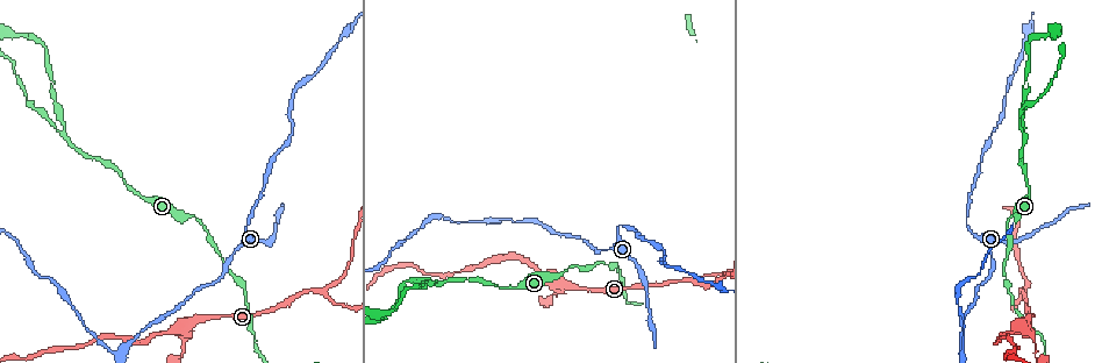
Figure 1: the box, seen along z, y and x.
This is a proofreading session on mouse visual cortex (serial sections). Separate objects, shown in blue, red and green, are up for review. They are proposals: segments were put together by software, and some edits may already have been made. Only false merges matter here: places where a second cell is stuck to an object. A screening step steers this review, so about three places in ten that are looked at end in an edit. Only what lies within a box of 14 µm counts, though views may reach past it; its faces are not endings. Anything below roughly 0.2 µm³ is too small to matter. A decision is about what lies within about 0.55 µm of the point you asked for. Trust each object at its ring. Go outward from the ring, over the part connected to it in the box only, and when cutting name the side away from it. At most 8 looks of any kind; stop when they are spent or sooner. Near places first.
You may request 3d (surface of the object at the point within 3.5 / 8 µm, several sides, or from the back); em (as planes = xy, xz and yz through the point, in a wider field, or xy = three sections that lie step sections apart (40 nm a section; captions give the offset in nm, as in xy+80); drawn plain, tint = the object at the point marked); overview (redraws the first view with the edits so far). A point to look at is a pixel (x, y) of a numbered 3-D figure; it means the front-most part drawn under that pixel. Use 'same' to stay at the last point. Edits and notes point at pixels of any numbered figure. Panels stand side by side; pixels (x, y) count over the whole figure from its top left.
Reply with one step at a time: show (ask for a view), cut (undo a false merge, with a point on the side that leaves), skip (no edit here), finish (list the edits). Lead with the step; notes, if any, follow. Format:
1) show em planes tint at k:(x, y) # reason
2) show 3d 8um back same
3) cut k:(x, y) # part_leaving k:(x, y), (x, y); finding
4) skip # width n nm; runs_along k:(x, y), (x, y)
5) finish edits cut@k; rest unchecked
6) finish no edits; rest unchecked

show 3d 3.5um at 1:(960, 349) # abrupt turn

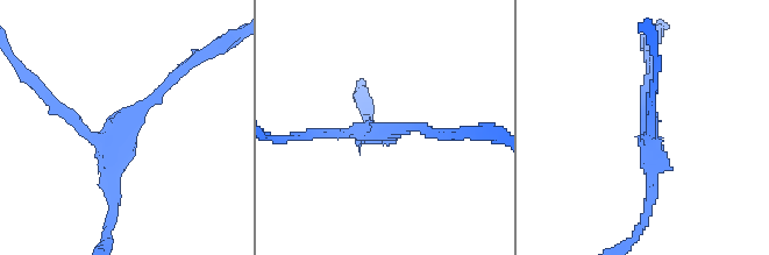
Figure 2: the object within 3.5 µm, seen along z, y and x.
show em planes plain at 2:(386, 132)

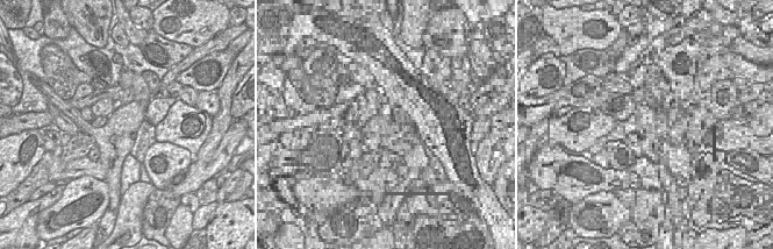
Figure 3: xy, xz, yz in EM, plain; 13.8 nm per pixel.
show em planes tint same # where the object lies

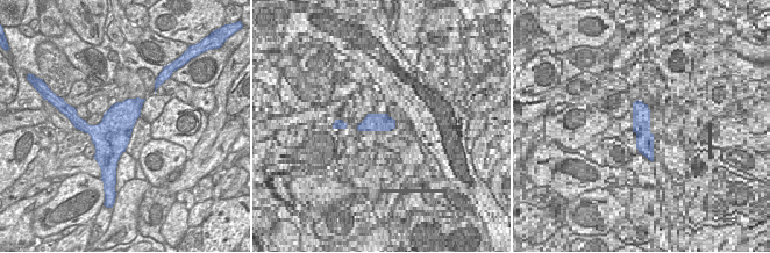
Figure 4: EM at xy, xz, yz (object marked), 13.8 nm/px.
skip # runs_along 2:(180, 71), (108, 139), (58, 106); one cell here

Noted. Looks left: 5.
show 3d 3.5um at 1:(694, 282) # three arms meet

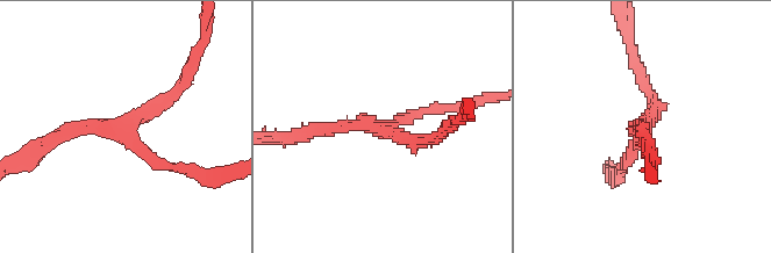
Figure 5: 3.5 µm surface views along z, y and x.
show em planes tint at 5:(383, 129) # arms 3; arm_widths 150, 200, 200 nm

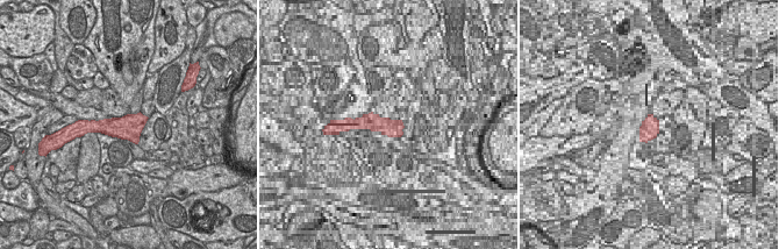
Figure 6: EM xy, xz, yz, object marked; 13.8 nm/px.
skip # runs_along 5:(51, 138), (122, 131), (183, 85); continuous, no second cell

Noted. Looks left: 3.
show 3d 3.5um at 1:(439, 284) # two arms in line, one across

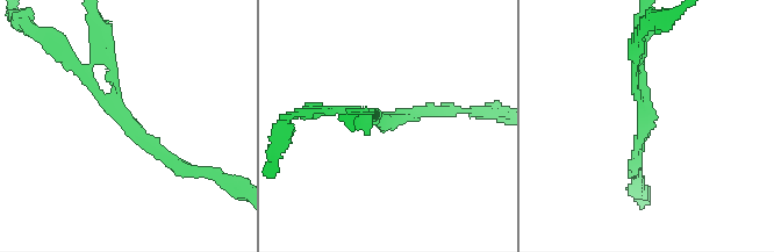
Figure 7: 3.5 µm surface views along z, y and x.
show em xy step 1 tint at 7:(646, 108) # arms 3; arm_widths 150, 150, 150 nm; now the EM

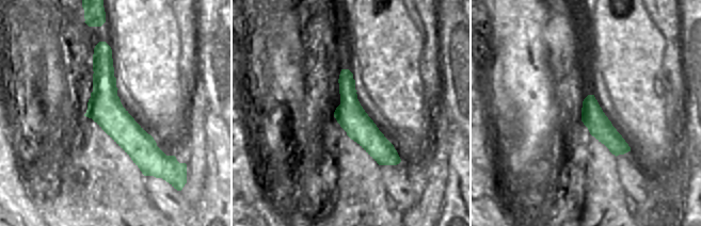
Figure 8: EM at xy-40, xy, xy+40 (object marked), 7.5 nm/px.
cut 7:(106, 27) # border 8:(93, 82), (107, 78), (115, 84); a second cell is stuck on

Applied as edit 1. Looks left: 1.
finish edits cut@7; rest unchecked

